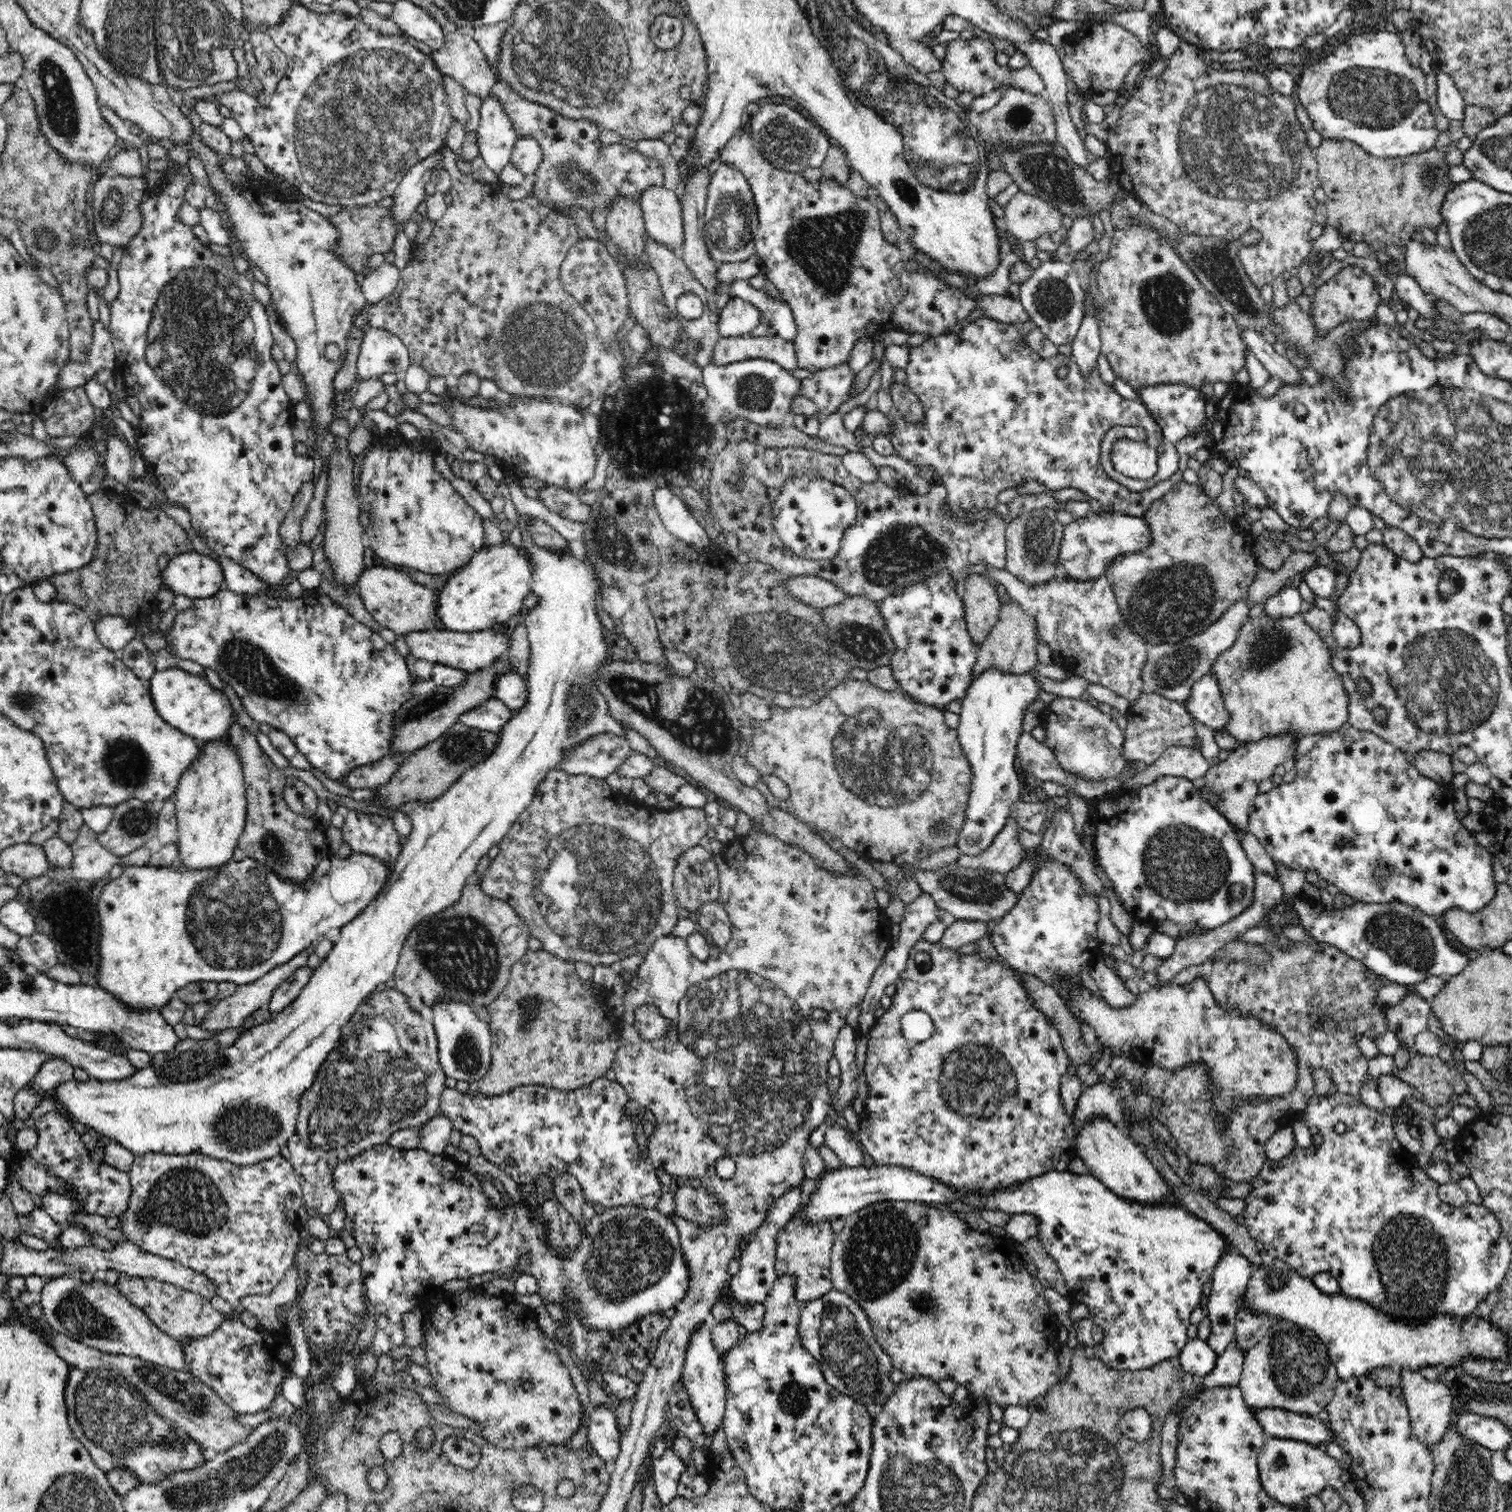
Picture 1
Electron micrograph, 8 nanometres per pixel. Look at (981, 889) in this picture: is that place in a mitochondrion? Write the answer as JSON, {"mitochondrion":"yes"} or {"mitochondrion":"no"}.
{"mitochondrion":"yes"}

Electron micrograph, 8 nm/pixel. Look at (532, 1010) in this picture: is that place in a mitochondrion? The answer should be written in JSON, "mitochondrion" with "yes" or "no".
{"mitochondrion":"yes"}

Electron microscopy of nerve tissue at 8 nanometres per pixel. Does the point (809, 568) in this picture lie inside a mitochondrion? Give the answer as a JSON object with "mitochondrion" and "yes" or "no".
{"mitochondrion":"no"}

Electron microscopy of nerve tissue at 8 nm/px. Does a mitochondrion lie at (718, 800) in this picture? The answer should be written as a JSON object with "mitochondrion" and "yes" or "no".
{"mitochondrion":"no"}

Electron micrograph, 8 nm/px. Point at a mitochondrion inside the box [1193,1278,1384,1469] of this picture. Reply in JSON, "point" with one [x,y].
{"point":[1297,1364]}

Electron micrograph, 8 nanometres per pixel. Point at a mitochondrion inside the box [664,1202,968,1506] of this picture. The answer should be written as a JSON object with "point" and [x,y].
{"point":[881,1250]}

